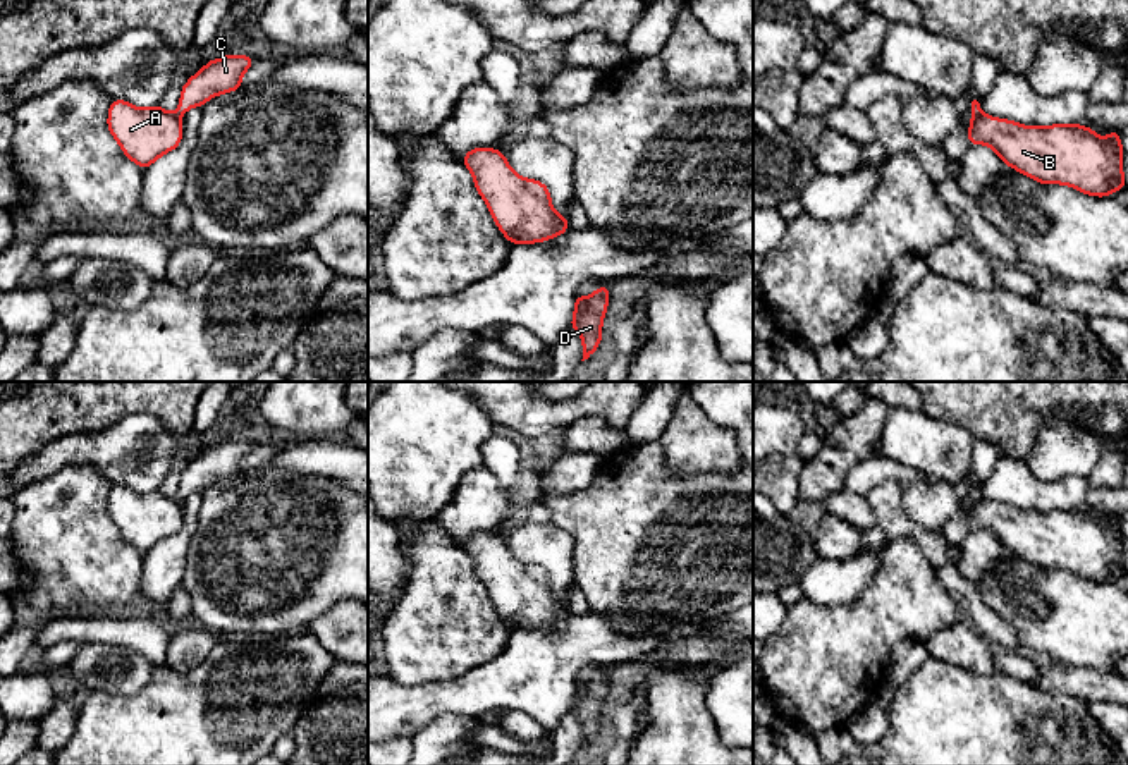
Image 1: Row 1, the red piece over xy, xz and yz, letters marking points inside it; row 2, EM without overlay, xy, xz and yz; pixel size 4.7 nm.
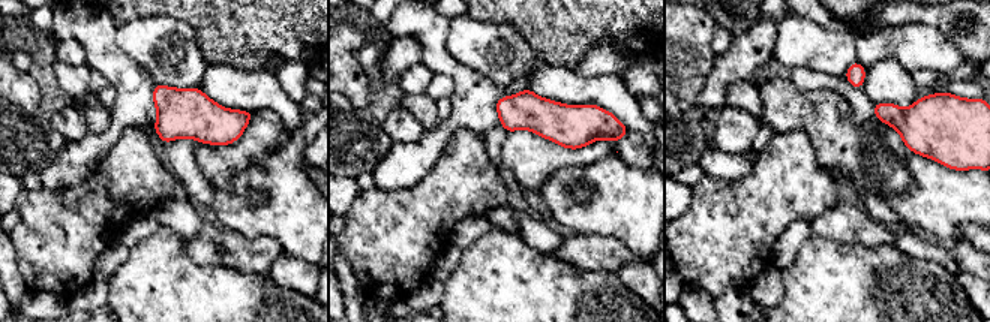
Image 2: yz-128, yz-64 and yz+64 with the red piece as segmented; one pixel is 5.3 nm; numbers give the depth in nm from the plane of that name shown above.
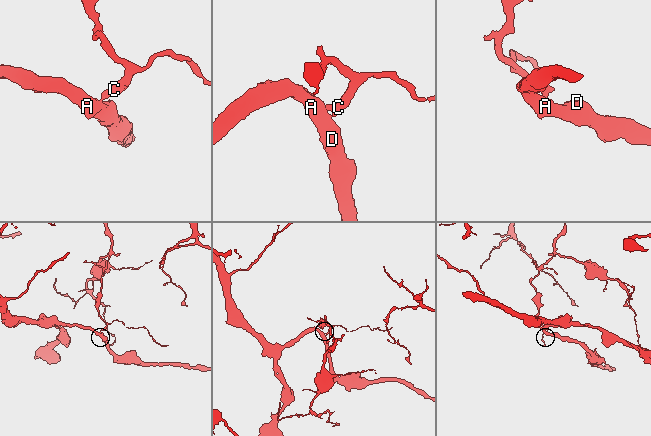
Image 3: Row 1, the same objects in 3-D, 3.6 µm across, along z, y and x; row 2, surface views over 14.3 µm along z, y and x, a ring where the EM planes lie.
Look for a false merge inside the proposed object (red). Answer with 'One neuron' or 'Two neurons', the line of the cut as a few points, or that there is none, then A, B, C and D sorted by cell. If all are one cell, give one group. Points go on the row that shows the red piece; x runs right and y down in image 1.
Two neurons. Split along xy (176, 114), (179, 117). Groups: A B D / C

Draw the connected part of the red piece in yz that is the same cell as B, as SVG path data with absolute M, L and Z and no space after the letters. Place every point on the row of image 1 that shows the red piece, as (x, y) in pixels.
M980 112L972 117L968 144L989 144L1006 165L1040 184L1064 184L1099 198L1126 187L1118 129L1102 141L1080 124L1027 127Z

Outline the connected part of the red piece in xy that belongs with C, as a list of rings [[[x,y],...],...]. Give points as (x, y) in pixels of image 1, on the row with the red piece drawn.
[[[225,55],[208,60],[181,89],[177,115],[182,117],[193,107],[203,107],[210,98],[241,89],[242,74],[256,60],[249,55]]]

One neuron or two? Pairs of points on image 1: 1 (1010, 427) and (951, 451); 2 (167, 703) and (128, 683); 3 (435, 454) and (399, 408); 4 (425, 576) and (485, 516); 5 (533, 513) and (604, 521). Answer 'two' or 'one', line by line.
1: two
2: two
3: one
4: two
5: two

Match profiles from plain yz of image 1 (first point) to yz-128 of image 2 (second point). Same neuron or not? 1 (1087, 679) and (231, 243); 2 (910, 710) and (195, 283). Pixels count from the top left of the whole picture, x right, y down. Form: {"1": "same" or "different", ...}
{"1": "same", "2": "same"}

